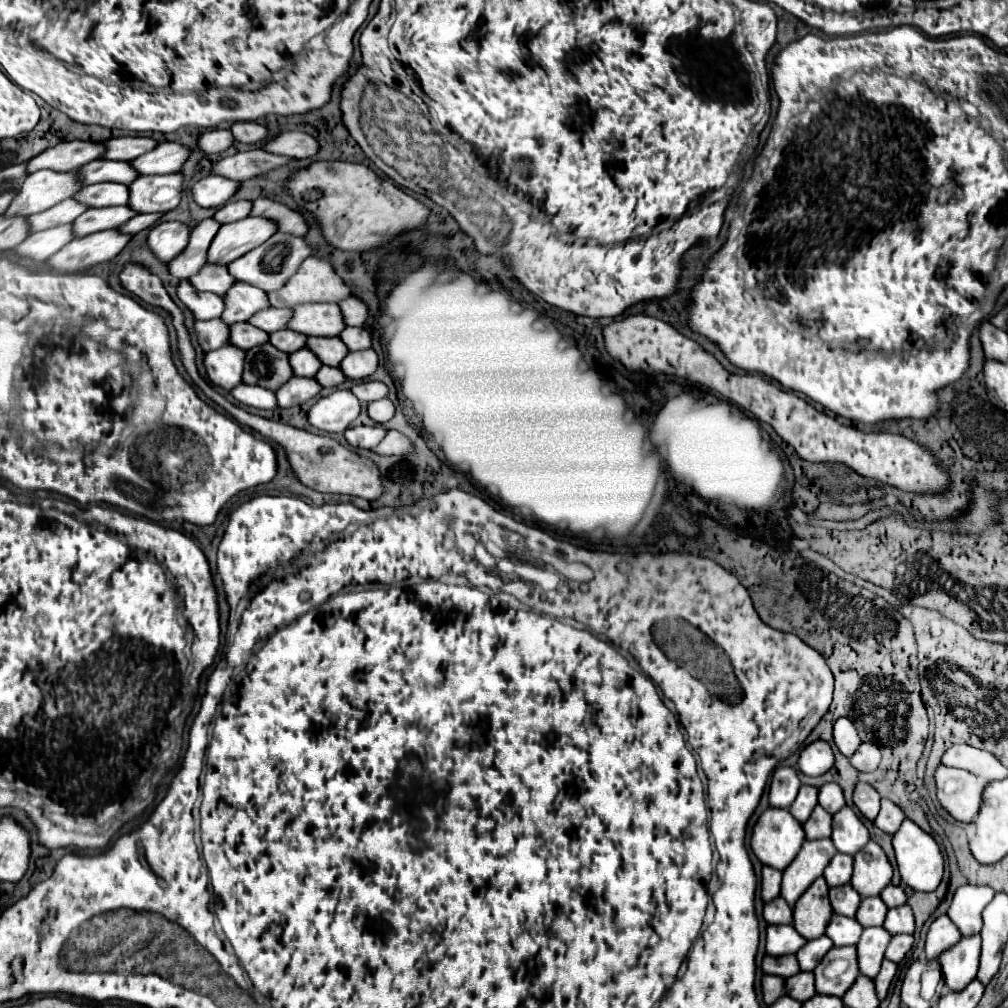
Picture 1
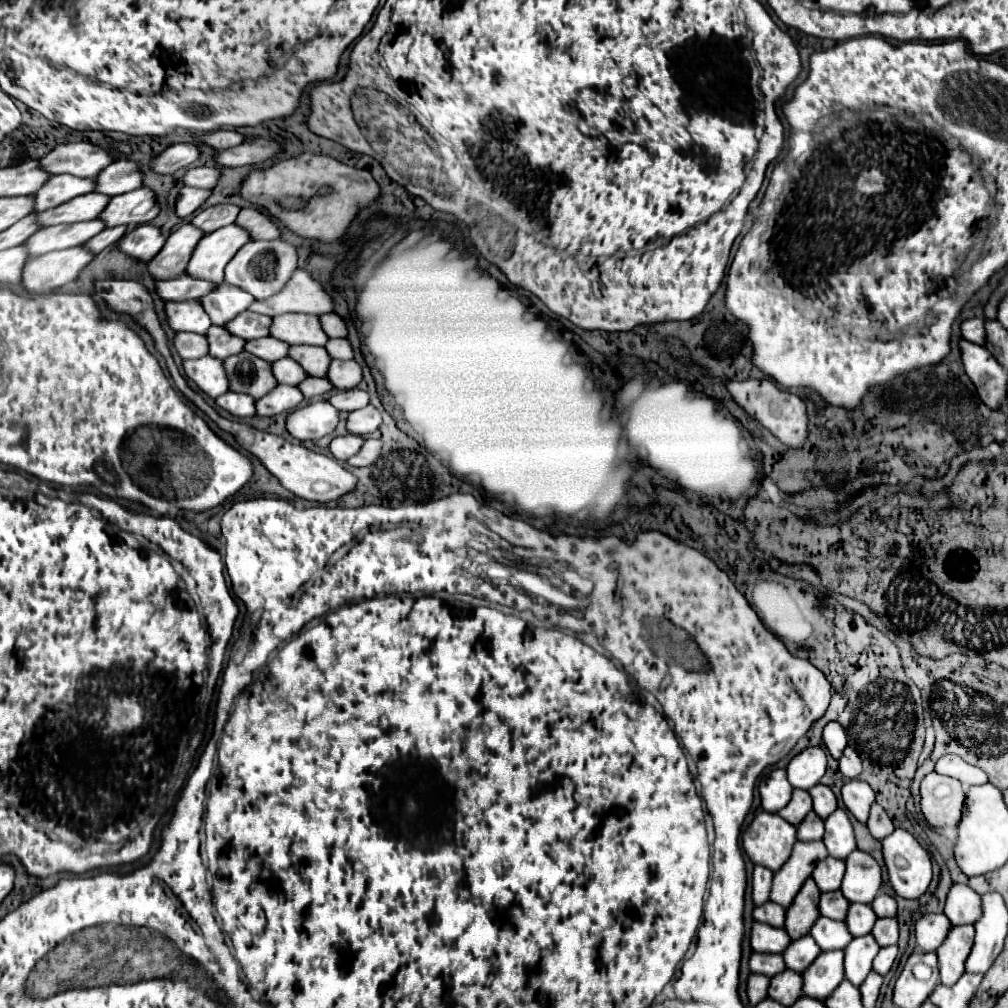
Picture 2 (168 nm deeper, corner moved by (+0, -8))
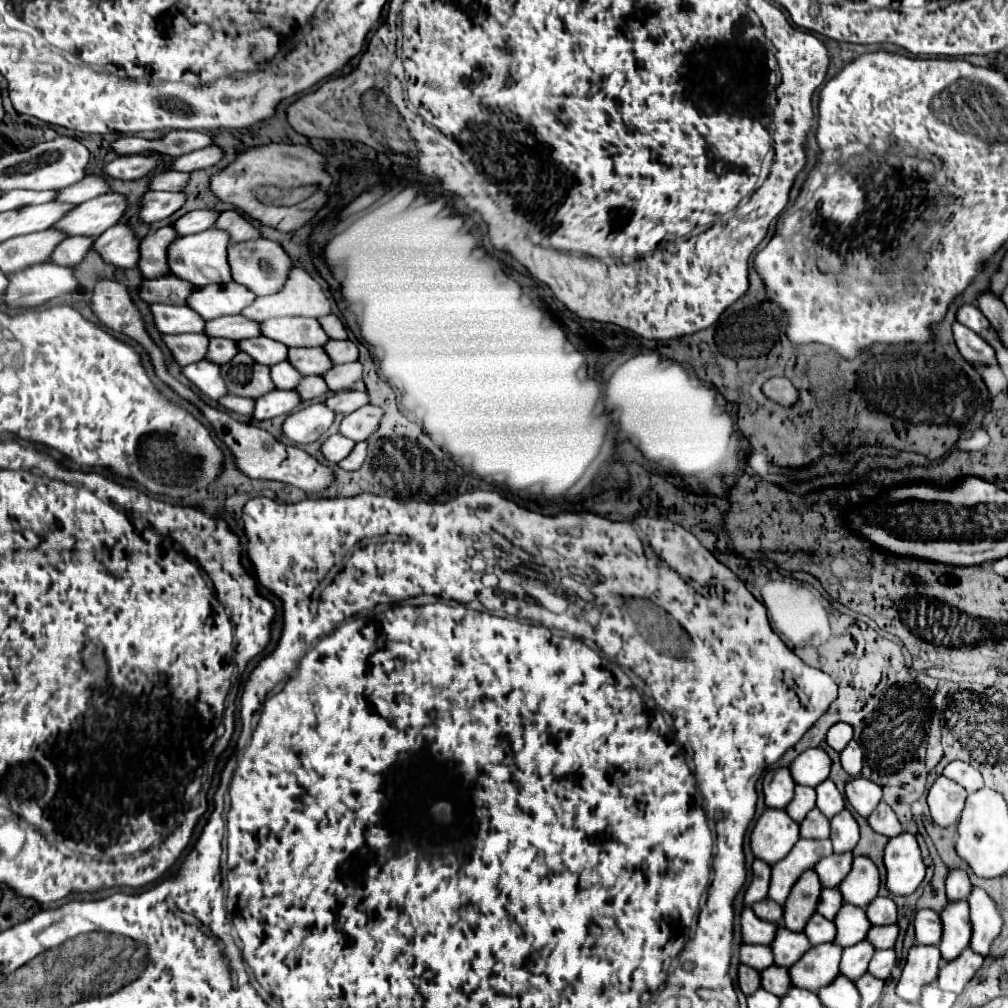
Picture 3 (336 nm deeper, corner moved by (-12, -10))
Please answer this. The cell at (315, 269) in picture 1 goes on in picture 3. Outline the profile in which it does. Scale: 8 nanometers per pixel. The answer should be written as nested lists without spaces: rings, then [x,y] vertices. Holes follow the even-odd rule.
[[[292,268],[286,278],[286,284],[282,286],[282,290],[278,294],[258,296],[254,300],[254,304],[250,304],[250,306],[246,306],[246,310],[242,310],[242,316],[254,318],[256,322],[276,318],[278,314],[324,314],[326,316],[326,314],[330,314],[330,302],[324,296],[324,292],[320,290],[318,282],[314,282],[306,270]]]

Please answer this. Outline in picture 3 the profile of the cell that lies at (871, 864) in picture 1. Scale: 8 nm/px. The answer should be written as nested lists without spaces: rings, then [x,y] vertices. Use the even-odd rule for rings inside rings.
[[[866,856],[854,858],[850,874],[842,882],[842,886],[838,886],[844,902],[860,908],[866,908],[876,898],[878,888],[880,888],[878,868]]]

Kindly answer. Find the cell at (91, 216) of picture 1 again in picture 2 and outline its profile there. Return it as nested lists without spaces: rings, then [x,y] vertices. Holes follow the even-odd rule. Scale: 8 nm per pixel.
[[[102,220],[48,226],[36,232],[30,240],[26,240],[26,246],[32,256],[42,256],[52,250],[66,250],[66,248],[82,246],[86,244],[86,240],[94,238],[102,230],[106,230],[106,224]]]

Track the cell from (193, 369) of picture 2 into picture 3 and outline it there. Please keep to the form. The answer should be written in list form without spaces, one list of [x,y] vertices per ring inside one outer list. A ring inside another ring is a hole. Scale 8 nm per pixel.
[[[200,360],[182,368],[182,374],[208,398],[218,400],[226,394],[226,384],[220,376],[220,366],[208,360]]]

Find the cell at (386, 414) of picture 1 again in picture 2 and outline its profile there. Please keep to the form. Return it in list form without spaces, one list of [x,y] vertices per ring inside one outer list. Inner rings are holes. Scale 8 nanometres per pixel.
[[[372,404],[366,406],[366,408],[354,410],[348,416],[348,430],[352,434],[356,434],[356,436],[372,434],[372,432],[376,432],[380,428],[380,424],[382,424],[382,416]]]

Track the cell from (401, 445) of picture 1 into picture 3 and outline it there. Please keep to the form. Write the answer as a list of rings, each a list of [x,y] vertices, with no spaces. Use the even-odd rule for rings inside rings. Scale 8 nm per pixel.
[[[356,442],[354,452],[350,452],[338,466],[342,470],[358,470],[366,458],[366,442]]]

